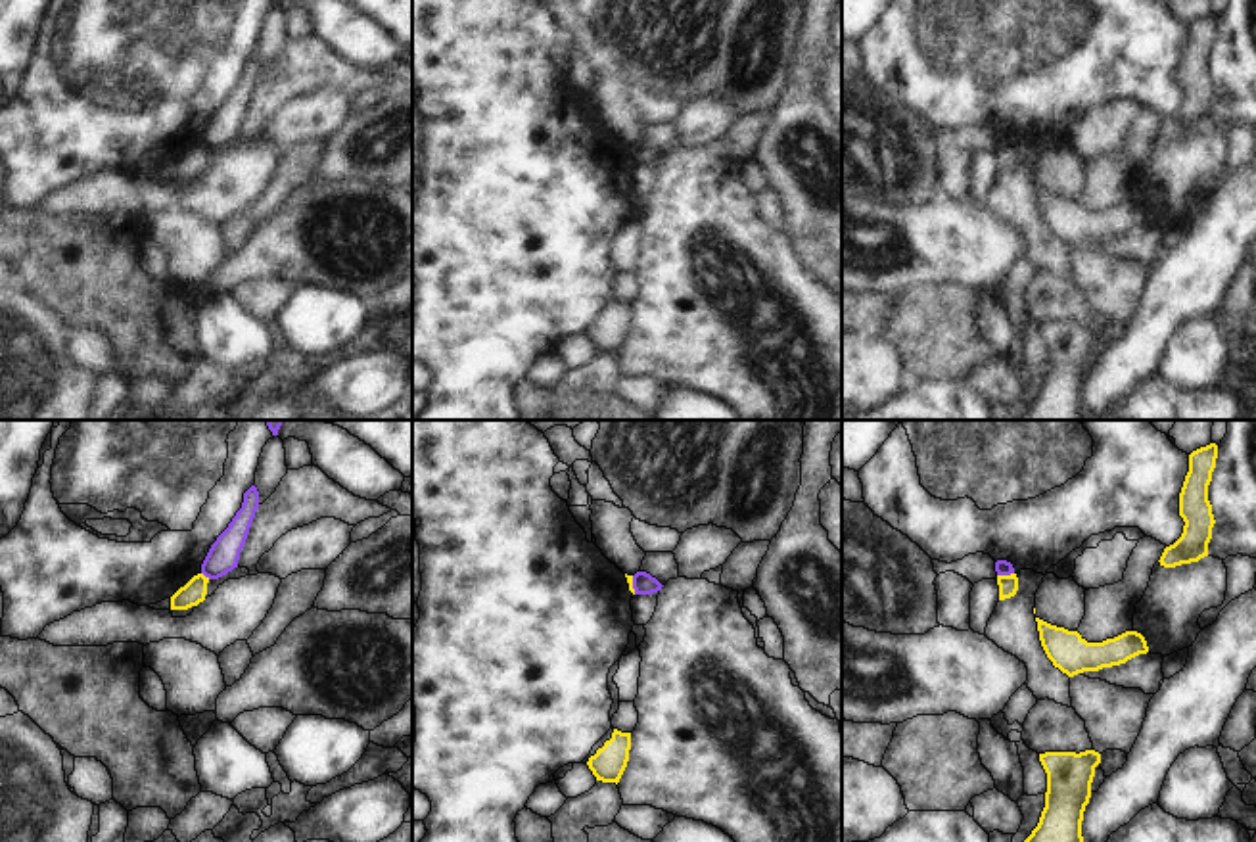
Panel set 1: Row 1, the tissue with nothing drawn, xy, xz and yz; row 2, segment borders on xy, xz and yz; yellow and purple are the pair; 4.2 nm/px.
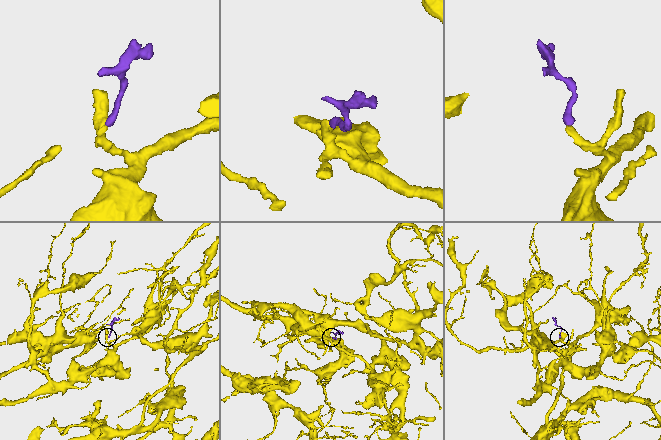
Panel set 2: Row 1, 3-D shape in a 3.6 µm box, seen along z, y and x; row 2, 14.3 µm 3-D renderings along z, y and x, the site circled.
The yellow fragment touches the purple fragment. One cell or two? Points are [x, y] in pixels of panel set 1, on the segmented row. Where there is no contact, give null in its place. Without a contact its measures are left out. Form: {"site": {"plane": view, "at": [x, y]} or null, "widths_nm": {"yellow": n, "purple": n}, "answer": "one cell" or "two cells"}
{"site": {"plane": "yz", "at": [1005, 576]}, "widths_nm": {"yellow": 80, "purple": 60}, "answer": "two cells"}

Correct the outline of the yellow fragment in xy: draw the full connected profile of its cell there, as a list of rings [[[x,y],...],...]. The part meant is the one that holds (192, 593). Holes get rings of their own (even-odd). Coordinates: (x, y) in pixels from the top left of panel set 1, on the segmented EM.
[[[194,575],[184,587],[171,596],[171,610],[188,610],[205,600],[209,577]]]

